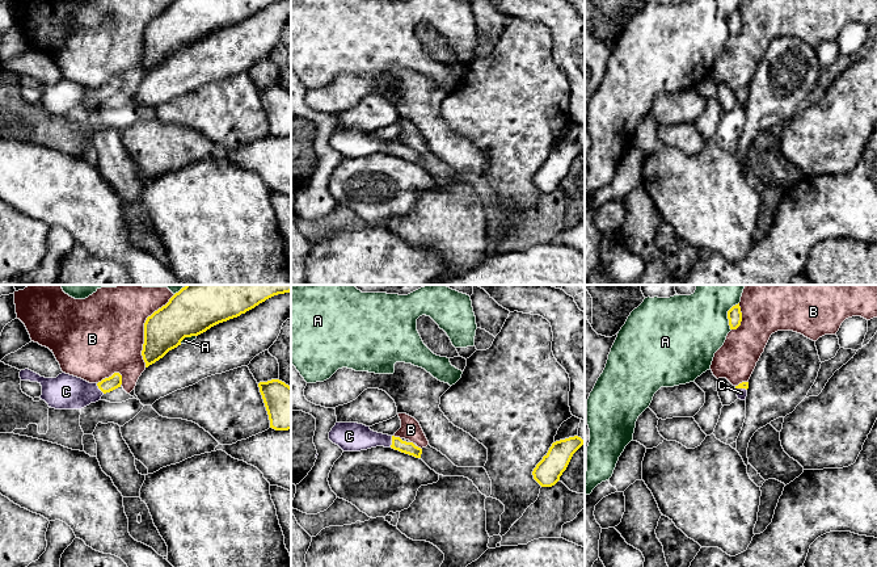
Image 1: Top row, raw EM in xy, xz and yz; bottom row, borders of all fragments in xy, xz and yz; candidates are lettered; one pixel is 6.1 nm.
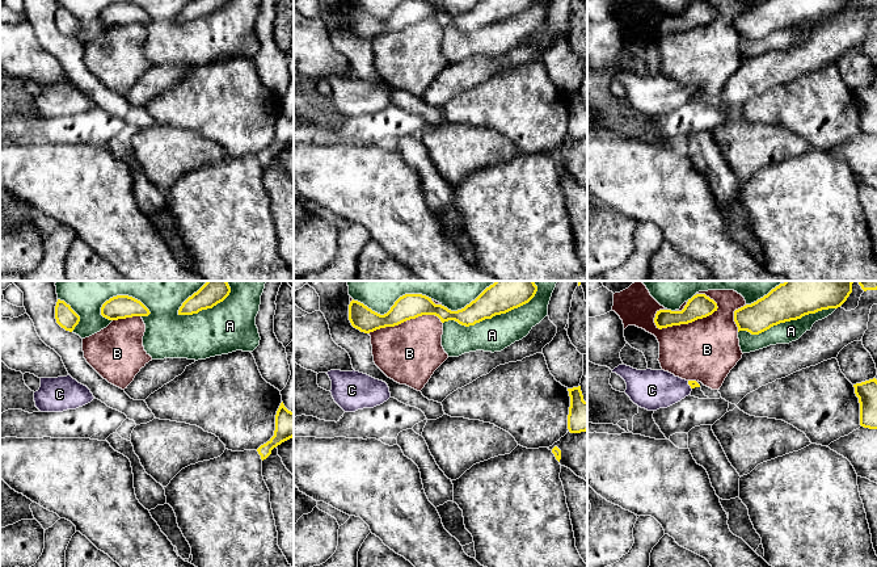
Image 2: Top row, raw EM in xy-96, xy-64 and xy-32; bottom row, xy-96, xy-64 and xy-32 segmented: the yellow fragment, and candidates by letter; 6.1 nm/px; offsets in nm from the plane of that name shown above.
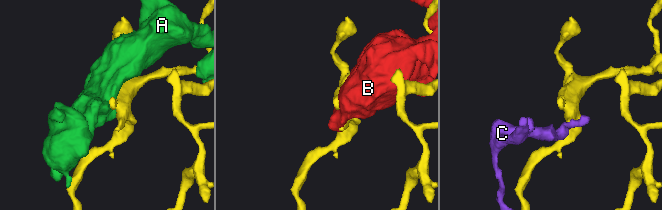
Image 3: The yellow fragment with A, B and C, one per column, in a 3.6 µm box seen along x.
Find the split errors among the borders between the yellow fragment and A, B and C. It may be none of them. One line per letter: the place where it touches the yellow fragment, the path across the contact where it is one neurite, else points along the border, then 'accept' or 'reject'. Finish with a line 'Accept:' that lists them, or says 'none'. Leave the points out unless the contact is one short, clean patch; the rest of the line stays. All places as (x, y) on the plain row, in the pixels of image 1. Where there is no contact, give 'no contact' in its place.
A: meets yellow in yz at (728, 21); reject
B: meets yellow in xy at (144, 34); reject
C: meets yellow in xz at (392, 147); runs through xz (397, 150), (392, 147), (351, 143); accept
Accept: C

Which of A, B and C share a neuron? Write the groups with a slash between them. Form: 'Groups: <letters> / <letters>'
Groups: A / B / C

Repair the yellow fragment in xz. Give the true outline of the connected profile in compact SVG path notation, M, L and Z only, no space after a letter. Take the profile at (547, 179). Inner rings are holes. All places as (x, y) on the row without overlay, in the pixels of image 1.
M578 142L560 146L552 150L548 159L532 177L534 185L541 193L552 193L566 176L573 160L585 150Z

